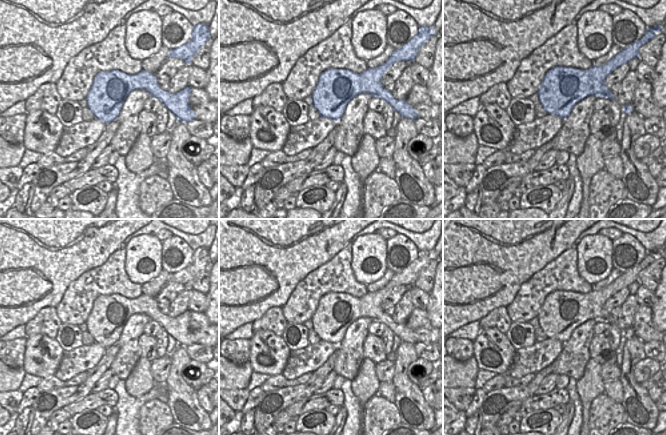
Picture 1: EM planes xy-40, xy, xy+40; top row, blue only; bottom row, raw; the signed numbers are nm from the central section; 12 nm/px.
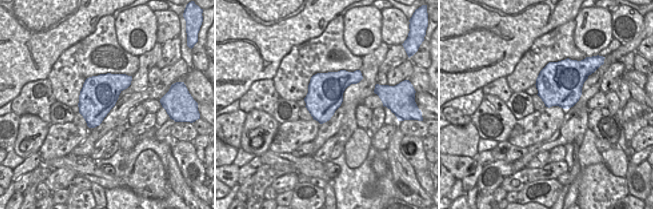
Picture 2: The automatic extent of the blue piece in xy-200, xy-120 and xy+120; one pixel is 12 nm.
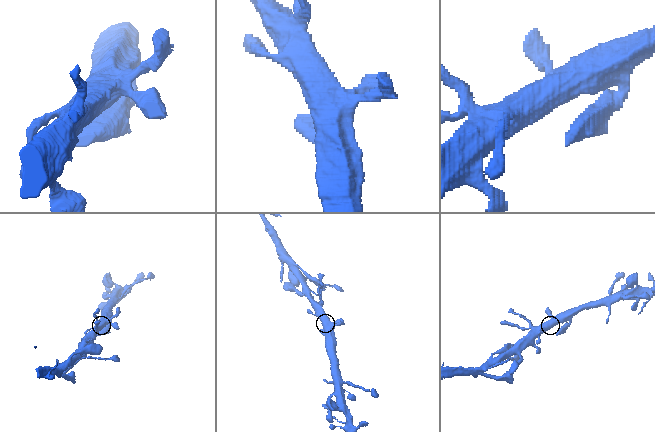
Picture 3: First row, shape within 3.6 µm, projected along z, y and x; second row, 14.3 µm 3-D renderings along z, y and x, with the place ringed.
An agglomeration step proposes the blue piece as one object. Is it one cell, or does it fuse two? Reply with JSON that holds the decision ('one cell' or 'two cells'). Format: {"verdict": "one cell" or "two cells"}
{"verdict": "one cell"}

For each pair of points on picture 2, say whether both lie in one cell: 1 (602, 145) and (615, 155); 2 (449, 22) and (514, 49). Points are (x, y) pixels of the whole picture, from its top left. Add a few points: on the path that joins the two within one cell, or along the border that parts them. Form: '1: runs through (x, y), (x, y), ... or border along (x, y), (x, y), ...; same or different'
1: border along (614, 145), (601, 153); different
2: runs through (468, 22), (500, 22), (508, 30); same

